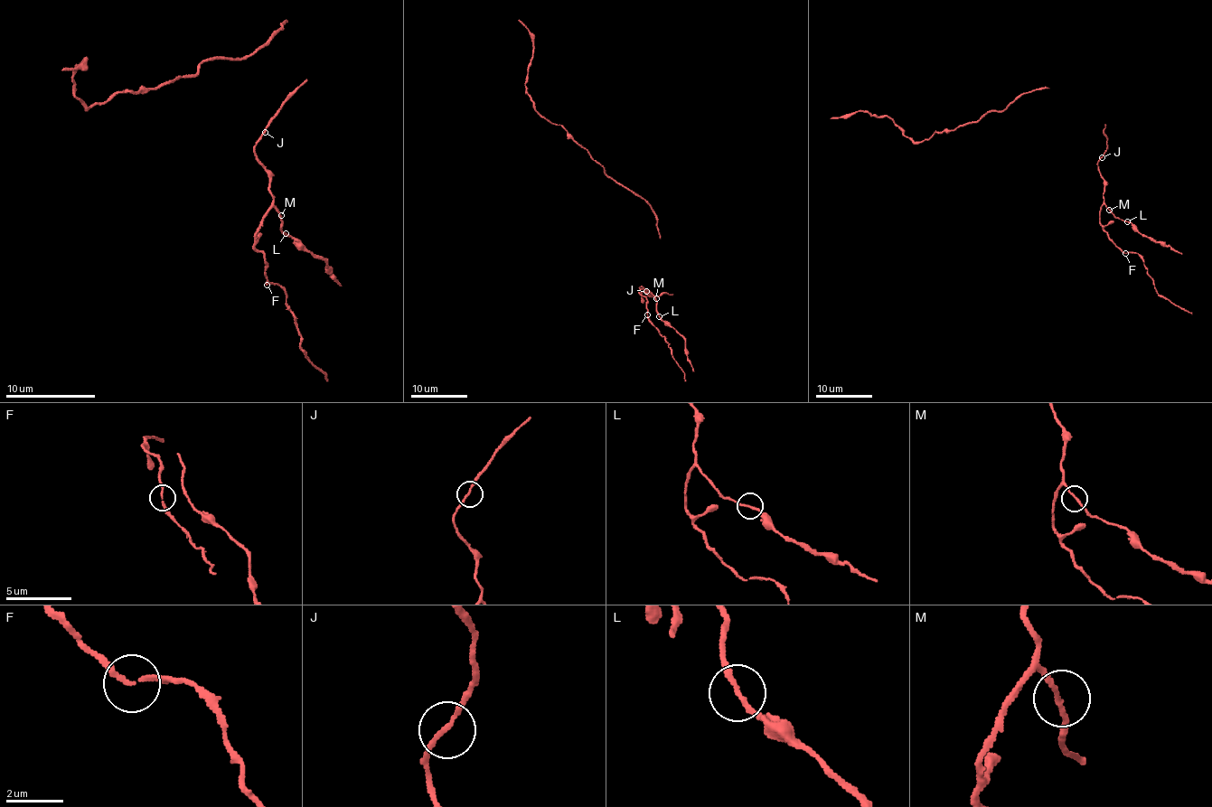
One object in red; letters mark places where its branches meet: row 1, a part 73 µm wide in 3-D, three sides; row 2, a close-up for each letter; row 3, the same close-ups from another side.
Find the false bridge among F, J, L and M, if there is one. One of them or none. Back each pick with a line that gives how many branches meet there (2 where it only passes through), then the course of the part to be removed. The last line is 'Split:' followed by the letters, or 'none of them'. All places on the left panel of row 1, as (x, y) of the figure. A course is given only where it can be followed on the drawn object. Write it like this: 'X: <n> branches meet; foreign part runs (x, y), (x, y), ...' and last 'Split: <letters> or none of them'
Split: none of them

